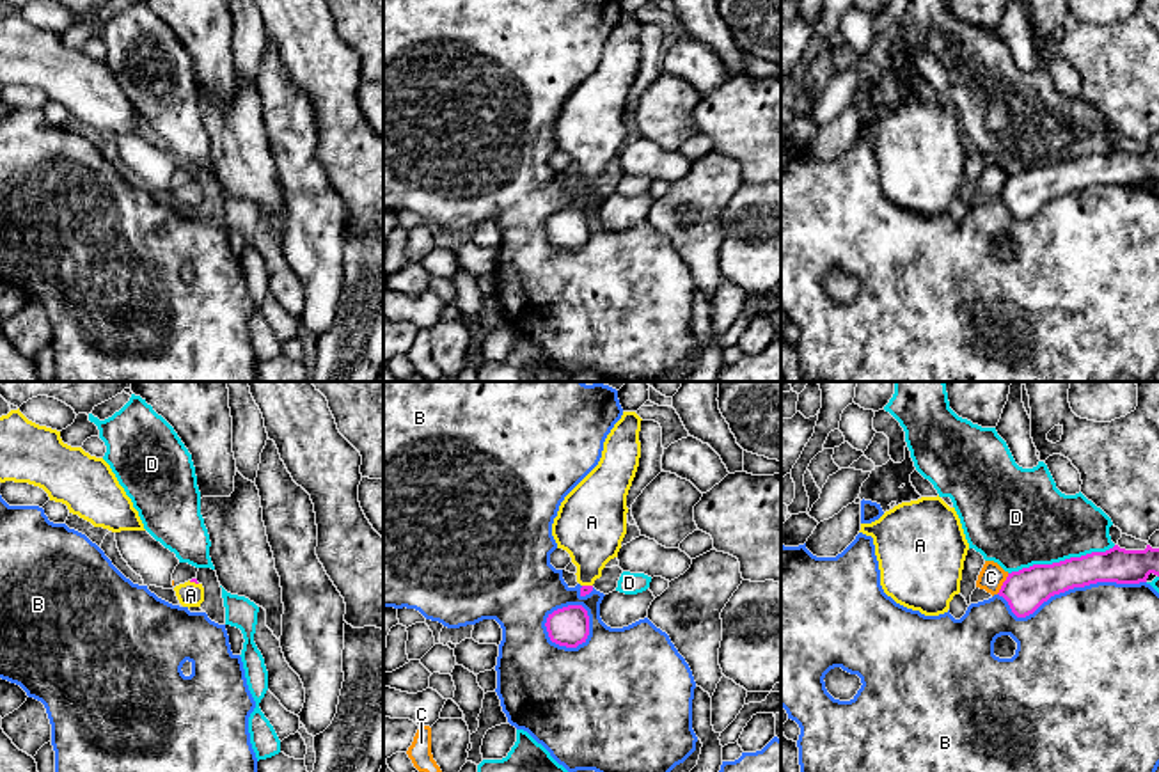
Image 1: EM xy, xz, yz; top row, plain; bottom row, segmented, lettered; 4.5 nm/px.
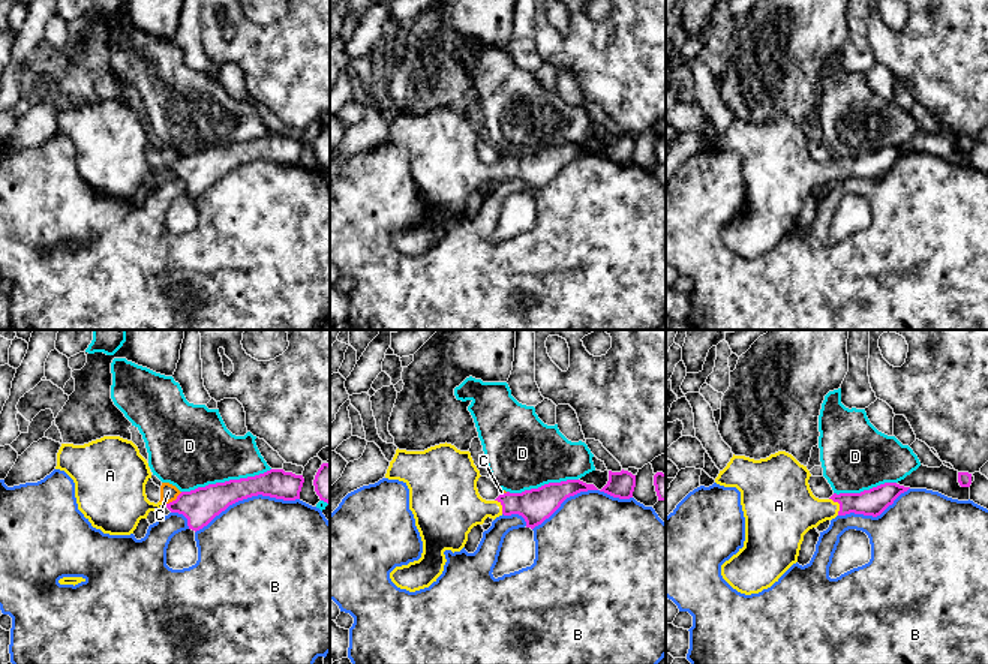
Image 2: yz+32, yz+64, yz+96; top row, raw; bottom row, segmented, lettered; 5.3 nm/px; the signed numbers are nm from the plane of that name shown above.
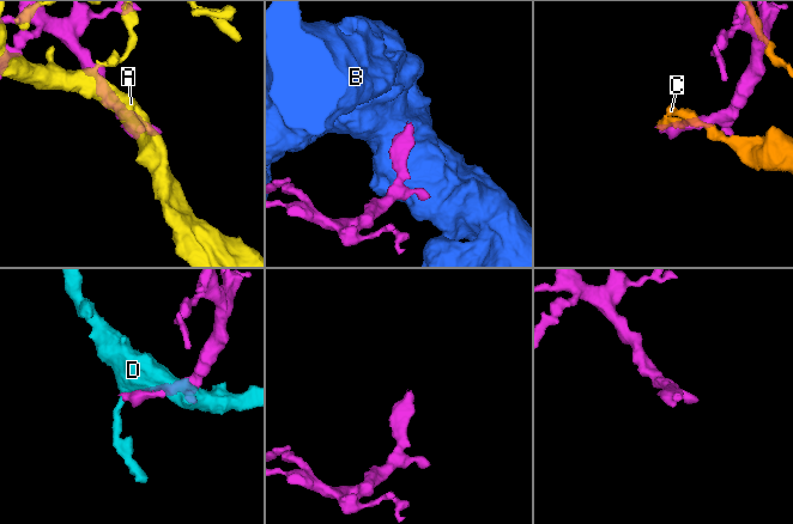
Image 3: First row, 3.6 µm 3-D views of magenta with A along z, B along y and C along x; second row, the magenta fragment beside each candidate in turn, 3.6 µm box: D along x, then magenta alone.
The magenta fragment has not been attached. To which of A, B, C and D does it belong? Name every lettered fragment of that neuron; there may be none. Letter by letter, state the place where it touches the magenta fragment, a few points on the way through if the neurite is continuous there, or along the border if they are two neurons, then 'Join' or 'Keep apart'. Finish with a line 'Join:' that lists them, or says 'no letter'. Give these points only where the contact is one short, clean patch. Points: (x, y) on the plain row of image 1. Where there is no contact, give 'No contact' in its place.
A: Touches magenta at xz (588, 189). Path across: xz (584, 192), (588, 189), (591, 133). Join
B: Touches magenta at yz (1069, 190). Keep apart
C: Touches magenta at yz (1003, 187). Boundary: yz (1009, 176), (996, 196). Keep apart
D: Touches magenta at yz (1062, 164). Keep apart
Join: A

